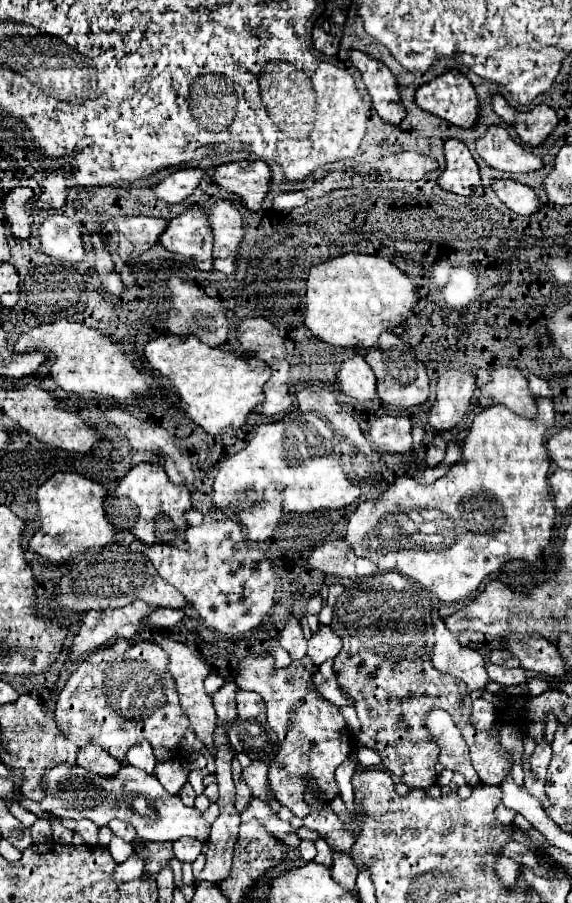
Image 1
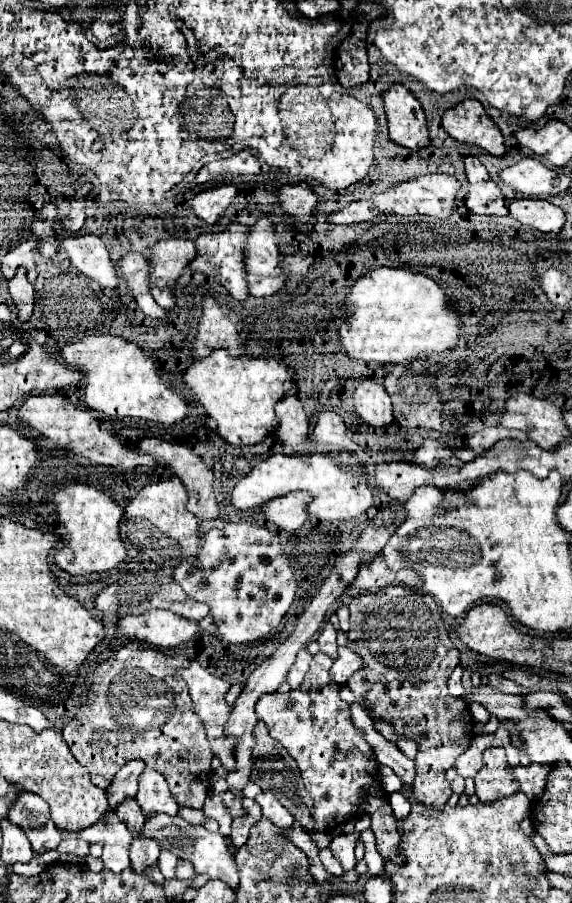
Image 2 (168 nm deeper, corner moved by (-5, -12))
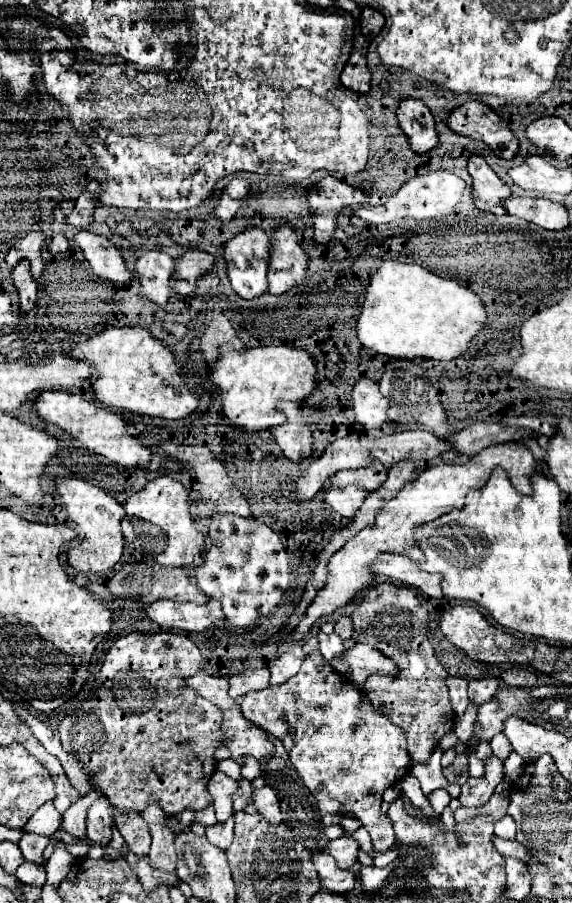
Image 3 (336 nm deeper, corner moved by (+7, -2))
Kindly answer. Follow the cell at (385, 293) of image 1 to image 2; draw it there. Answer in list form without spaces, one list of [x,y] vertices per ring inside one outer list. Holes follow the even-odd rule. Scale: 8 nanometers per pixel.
[[[376,268],[366,272],[364,276],[356,278],[354,284],[346,292],[346,310],[352,312],[340,324],[340,344],[342,350],[352,360],[362,362],[378,362],[378,364],[410,364],[414,358],[440,354],[448,348],[458,344],[460,334],[460,320],[458,316],[446,306],[448,294],[440,288],[432,278],[424,274],[416,274],[404,268]]]

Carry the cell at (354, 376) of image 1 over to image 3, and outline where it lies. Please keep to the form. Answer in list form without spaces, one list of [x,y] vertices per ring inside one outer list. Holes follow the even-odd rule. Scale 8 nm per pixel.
[[[362,378],[360,382],[356,382],[354,386],[354,414],[356,414],[356,422],[364,428],[364,430],[374,430],[374,428],[382,428],[388,418],[386,412],[390,408],[388,400],[380,394],[378,384]]]

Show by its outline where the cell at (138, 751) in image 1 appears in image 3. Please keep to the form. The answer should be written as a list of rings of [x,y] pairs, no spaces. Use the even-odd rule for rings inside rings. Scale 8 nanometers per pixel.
[[[94,796],[80,798],[62,816],[62,830],[66,834],[70,834],[72,838],[84,838],[86,836],[86,808],[90,808],[90,800],[94,800]]]

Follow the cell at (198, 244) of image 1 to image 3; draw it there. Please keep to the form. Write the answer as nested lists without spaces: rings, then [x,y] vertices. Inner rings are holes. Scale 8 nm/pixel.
[[[248,228],[224,246],[228,278],[238,296],[252,300],[268,292],[270,236],[260,228]]]

